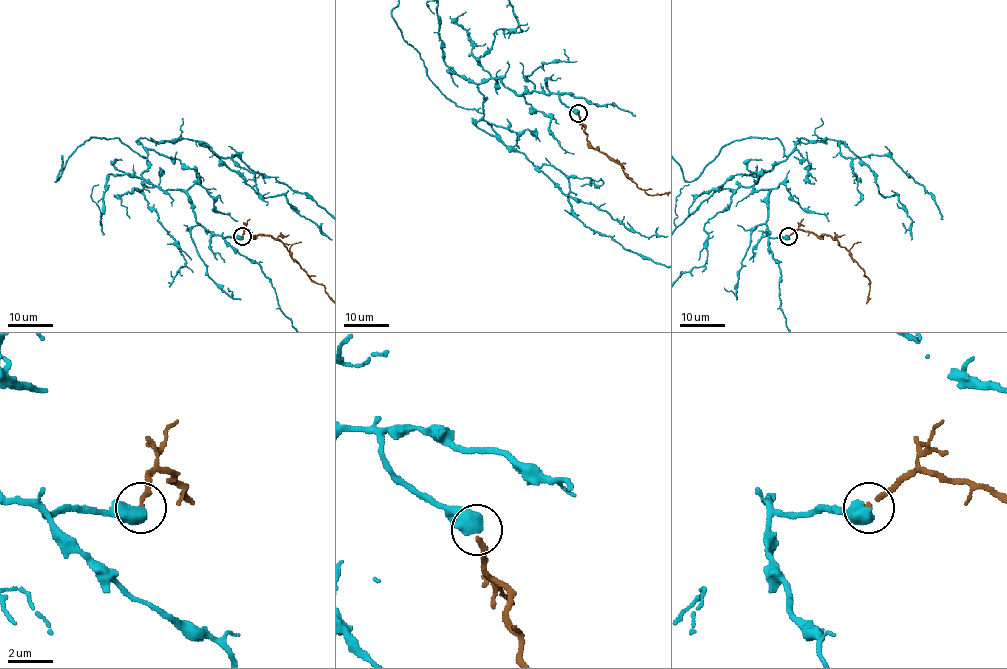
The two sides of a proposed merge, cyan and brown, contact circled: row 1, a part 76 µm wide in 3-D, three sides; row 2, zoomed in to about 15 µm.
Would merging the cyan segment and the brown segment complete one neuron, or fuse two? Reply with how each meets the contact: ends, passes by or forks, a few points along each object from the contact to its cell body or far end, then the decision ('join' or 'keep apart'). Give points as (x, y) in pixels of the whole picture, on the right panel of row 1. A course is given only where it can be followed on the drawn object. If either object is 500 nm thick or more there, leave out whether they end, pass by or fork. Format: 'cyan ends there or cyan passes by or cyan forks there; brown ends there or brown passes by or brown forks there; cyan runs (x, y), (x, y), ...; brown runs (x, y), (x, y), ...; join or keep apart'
cyan runs (788, 236), (768, 235), (769, 192), (753, 189), (787, 159), (777, 138), (726, 144), (687, 181); join

